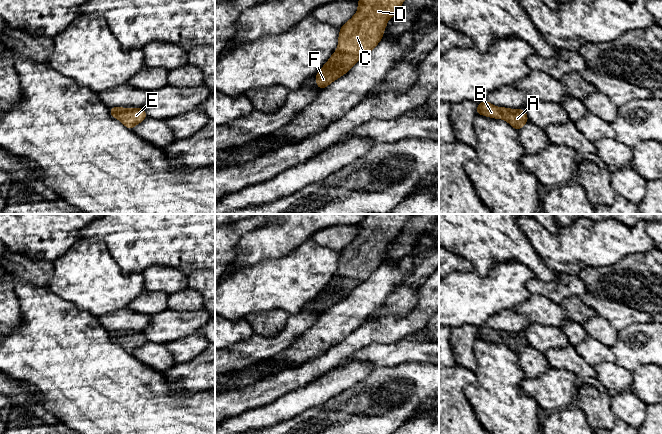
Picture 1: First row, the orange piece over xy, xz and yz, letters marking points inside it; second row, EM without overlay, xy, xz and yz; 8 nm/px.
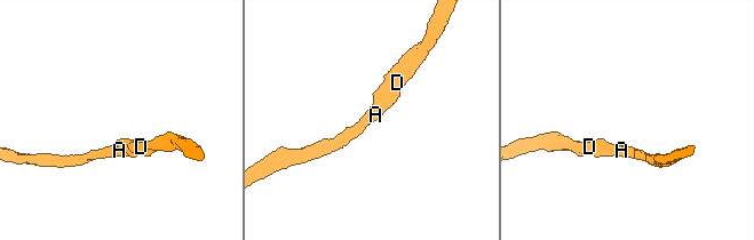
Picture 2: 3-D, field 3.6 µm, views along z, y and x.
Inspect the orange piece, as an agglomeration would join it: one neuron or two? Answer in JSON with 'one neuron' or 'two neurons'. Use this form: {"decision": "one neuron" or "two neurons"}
{"decision": "one neuron"}

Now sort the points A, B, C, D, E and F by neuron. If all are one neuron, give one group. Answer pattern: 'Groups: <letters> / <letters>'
Groups: A B C D E F

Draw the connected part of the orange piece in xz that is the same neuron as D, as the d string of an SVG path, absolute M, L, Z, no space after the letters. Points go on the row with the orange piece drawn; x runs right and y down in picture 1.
M357 0L358 10L339 30L337 50L315 74L316 86L324 89L345 75L361 58L366 57L383 39L386 25L404 0Z

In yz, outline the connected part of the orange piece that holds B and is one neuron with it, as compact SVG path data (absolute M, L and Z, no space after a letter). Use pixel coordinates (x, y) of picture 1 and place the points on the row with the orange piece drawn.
M487 100L478 103L476 113L489 118L503 119L517 131L529 121L524 109L499 108Z

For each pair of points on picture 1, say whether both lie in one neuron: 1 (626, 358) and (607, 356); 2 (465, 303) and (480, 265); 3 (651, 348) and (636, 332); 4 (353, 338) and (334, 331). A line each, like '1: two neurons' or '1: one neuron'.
1: two neurons
2: two neurons
3: one neuron
4: two neurons

